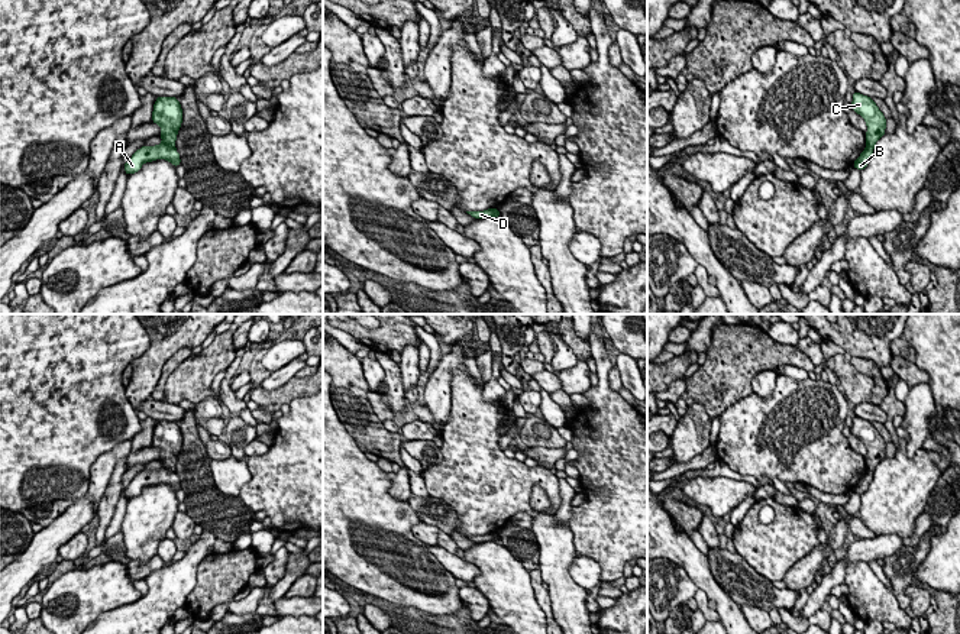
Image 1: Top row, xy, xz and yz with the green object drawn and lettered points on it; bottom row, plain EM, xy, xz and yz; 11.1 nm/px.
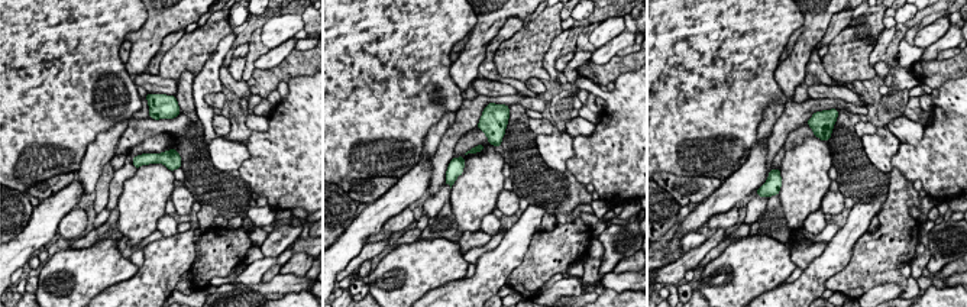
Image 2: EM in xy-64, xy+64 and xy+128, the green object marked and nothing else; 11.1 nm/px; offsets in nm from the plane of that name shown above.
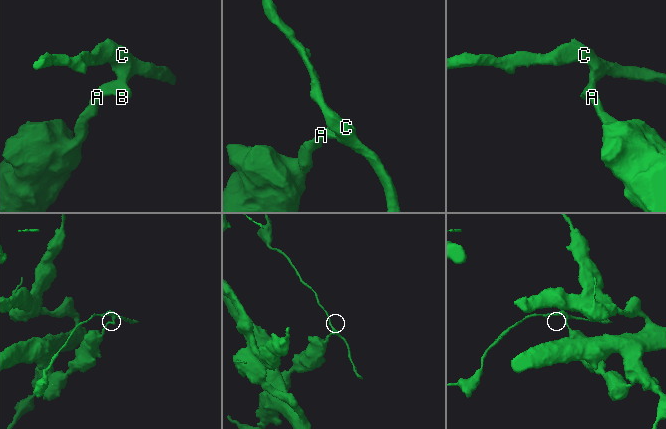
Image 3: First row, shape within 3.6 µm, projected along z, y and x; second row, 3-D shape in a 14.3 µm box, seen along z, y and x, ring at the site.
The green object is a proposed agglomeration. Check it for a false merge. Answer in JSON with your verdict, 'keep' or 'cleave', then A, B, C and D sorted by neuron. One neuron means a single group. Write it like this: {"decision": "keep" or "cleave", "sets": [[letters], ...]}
{"decision": "cleave", "sets": [["A", "B", "D"], ["C"]]}

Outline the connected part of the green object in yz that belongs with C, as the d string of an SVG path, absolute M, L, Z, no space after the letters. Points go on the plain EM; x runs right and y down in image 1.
M853 417L851 420L853 427L850 431L860 439L867 449L866 468L875 472L876 466L886 457L886 443L873 423L860 417Z

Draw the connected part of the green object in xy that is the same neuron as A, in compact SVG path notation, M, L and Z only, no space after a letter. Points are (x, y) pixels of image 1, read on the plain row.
M162 466L156 470L142 470L140 473L138 473L125 488L123 494L127 499L130 499L138 496L145 486L152 486L156 483L167 483L174 491L178 491L181 488L180 478L177 476L177 473Z

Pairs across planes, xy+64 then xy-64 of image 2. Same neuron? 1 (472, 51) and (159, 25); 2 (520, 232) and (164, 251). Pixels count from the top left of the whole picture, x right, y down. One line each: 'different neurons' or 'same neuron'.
1: same neuron
2: same neuron

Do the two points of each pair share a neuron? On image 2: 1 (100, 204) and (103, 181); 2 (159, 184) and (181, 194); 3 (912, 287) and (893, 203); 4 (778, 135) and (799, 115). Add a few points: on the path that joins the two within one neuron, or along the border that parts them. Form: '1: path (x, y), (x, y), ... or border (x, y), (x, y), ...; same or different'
1: path (102, 199), (102, 187); same
2: border (175, 187), (170, 199); different
3: path (893, 270), (893, 225); same
4: path (783, 129), (794, 119); same

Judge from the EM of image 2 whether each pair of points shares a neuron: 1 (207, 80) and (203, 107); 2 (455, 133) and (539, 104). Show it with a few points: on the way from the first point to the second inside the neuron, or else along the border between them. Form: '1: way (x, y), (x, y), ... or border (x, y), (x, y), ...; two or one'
1: way (201, 87), (200, 100); one
2: way (472, 112), (484, 100), (517, 100); one

